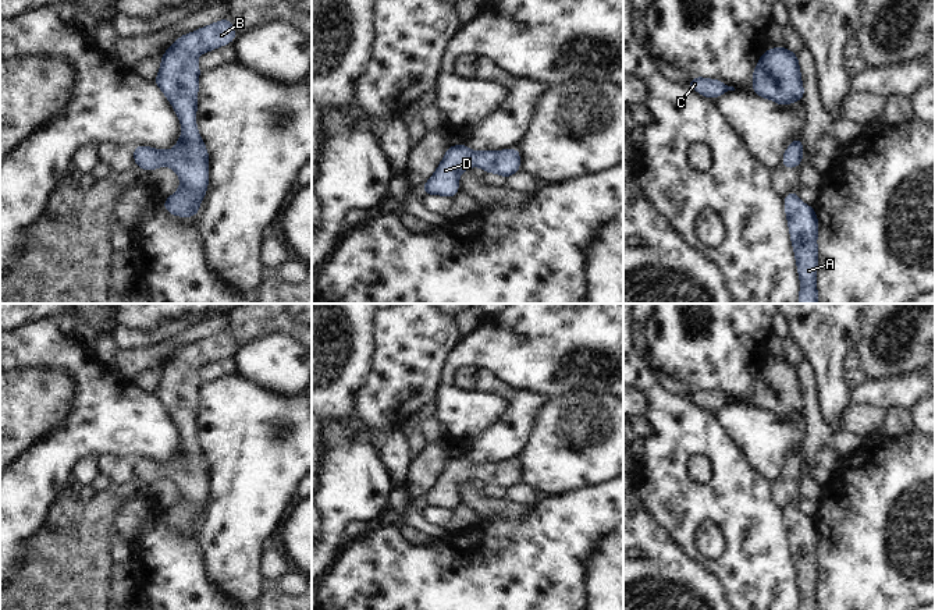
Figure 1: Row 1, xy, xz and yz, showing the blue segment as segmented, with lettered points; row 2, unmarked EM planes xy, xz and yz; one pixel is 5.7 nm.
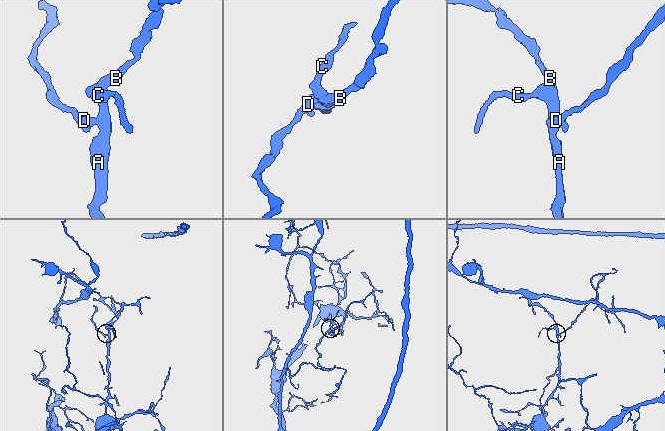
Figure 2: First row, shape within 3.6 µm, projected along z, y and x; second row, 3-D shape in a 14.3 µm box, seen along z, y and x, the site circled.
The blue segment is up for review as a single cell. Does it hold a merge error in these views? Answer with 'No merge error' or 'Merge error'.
No merge error

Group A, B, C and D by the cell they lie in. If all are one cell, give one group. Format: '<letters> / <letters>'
A B C D

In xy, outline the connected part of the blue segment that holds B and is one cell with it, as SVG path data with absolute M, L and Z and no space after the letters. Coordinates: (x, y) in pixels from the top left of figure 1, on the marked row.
M230 18L185 33L161 54L157 85L181 123L182 134L173 150L147 145L132 148L136 167L152 171L170 166L179 177L181 187L163 199L166 212L177 217L198 216L200 201L209 187L209 150L196 127L199 75L198 56L232 43L237 32Z

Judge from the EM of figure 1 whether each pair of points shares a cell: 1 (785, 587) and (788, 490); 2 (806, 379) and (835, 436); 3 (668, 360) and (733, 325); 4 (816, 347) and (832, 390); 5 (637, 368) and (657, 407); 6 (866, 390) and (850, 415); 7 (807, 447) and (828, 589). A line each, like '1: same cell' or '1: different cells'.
1: different cells
2: same cell
3: same cell
4: same cell
5: same cell
6: different cells
7: different cells

